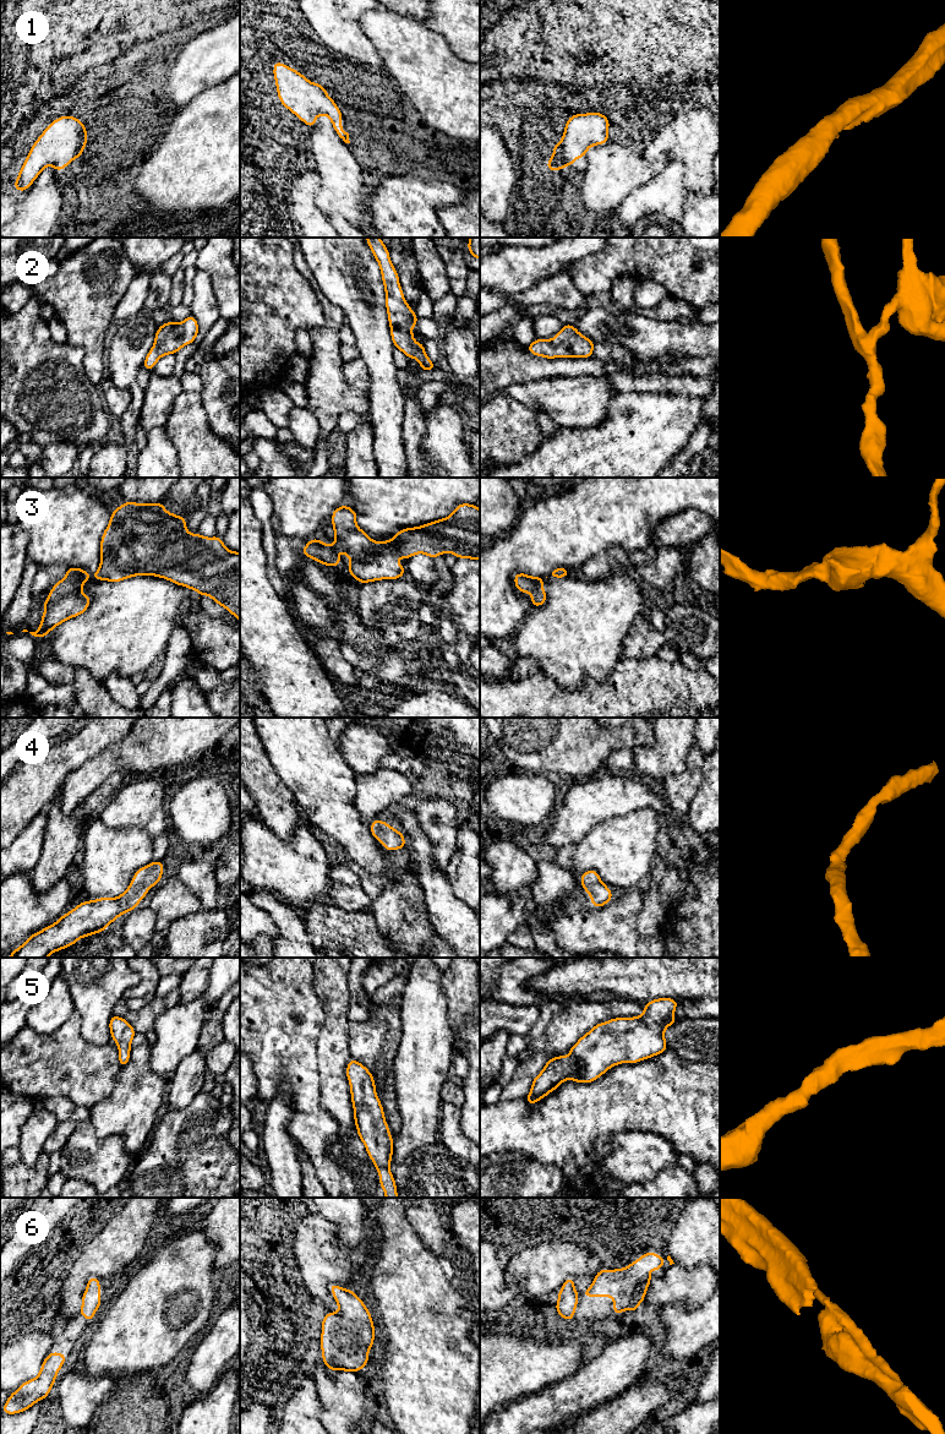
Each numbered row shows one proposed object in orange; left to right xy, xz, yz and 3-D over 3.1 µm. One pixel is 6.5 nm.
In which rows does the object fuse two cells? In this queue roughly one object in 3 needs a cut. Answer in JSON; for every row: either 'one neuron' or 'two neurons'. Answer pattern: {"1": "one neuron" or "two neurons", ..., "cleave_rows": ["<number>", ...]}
{"1": "one neuron", "2": "one neuron", "3": "one neuron", "4": "one neuron", "5": "one neuron", "6": "one neuron", "cleave_rows": []}

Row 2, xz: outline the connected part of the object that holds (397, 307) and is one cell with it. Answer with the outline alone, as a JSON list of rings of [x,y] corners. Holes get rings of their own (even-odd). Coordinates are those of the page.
[[[366,238],[368,246],[377,260],[386,290],[386,307],[390,326],[390,337],[395,348],[408,358],[417,359],[420,369],[432,371],[436,366],[425,353],[424,343],[416,343],[411,328],[417,323],[417,316],[404,299],[399,277],[389,252],[379,238]]]

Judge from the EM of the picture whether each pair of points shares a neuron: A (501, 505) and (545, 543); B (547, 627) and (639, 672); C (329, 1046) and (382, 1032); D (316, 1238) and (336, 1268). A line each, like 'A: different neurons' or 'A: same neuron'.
A: different neurons
B: different neurons
C: different neurons
D: same neuron

